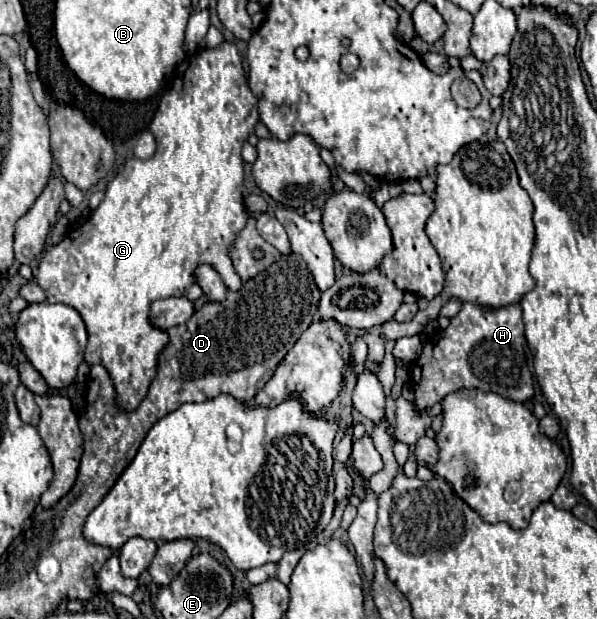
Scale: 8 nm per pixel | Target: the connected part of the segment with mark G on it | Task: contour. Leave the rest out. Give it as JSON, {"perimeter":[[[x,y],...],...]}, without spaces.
{"perimeter":[[[230,42],[192,54],[182,80],[182,92],[174,94],[172,100],[160,100],[158,112],[150,122],[150,132],[158,142],[156,154],[148,160],[132,158],[124,164],[124,170],[108,184],[104,200],[92,212],[88,224],[44,252],[36,276],[48,296],[46,300],[68,304],[82,316],[88,330],[84,360],[88,364],[102,364],[110,372],[120,408],[124,410],[134,410],[146,396],[156,374],[156,358],[168,344],[168,334],[154,328],[148,320],[150,304],[158,298],[184,296],[186,286],[194,284],[194,268],[200,262],[214,266],[228,290],[242,286],[226,252],[248,220],[242,204],[244,160],[240,150],[260,122],[258,102],[248,86],[240,50]]]}

